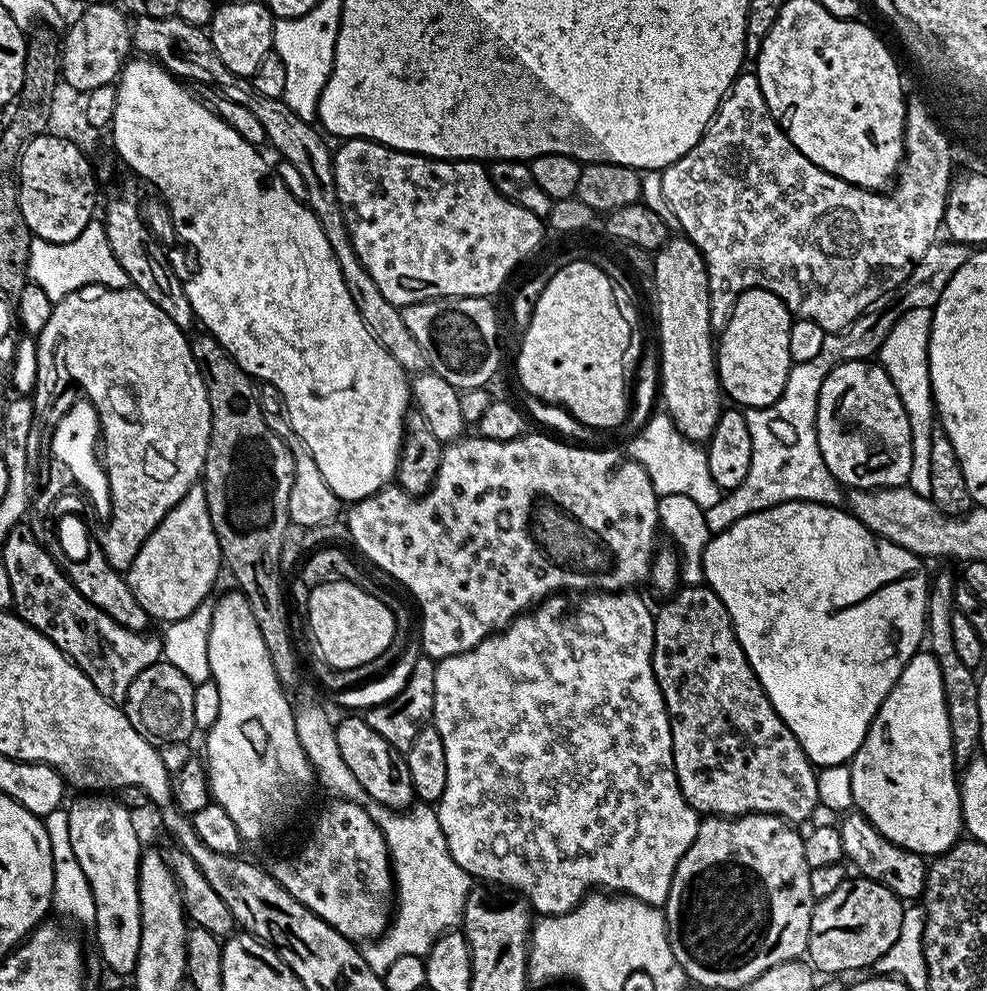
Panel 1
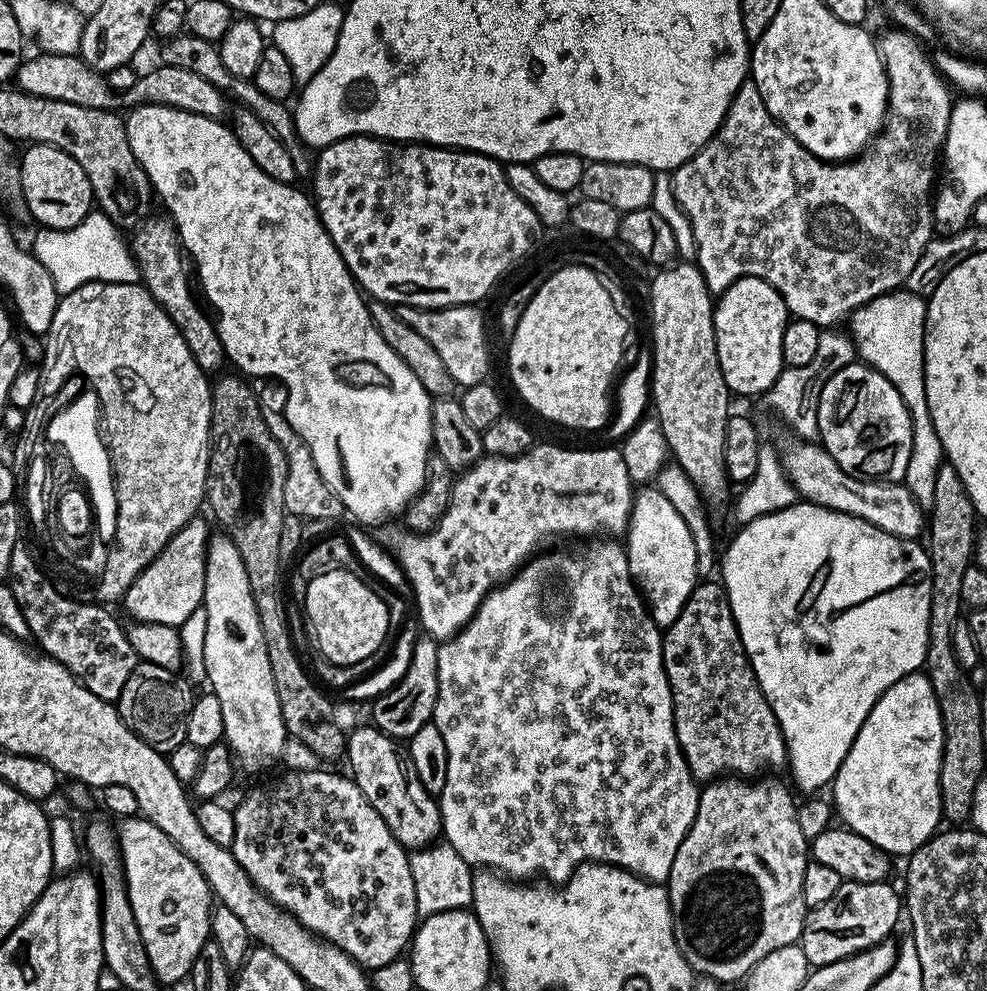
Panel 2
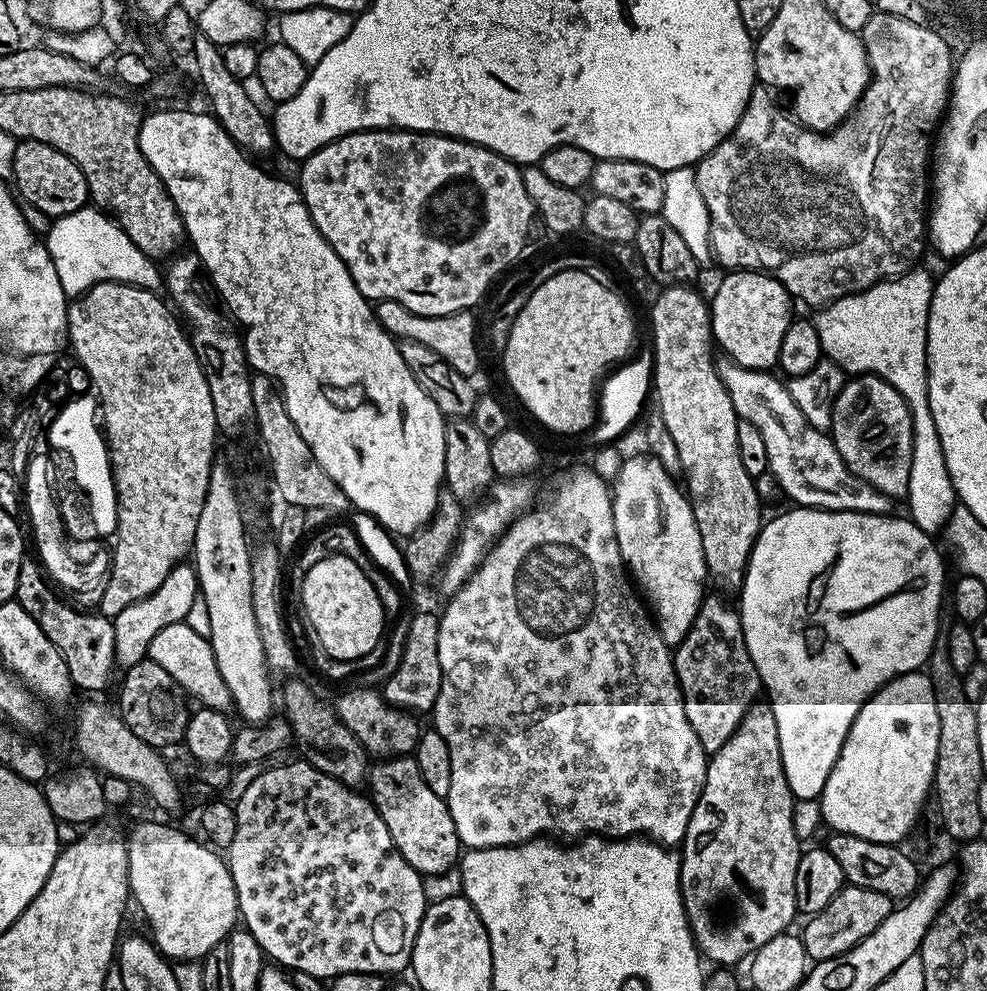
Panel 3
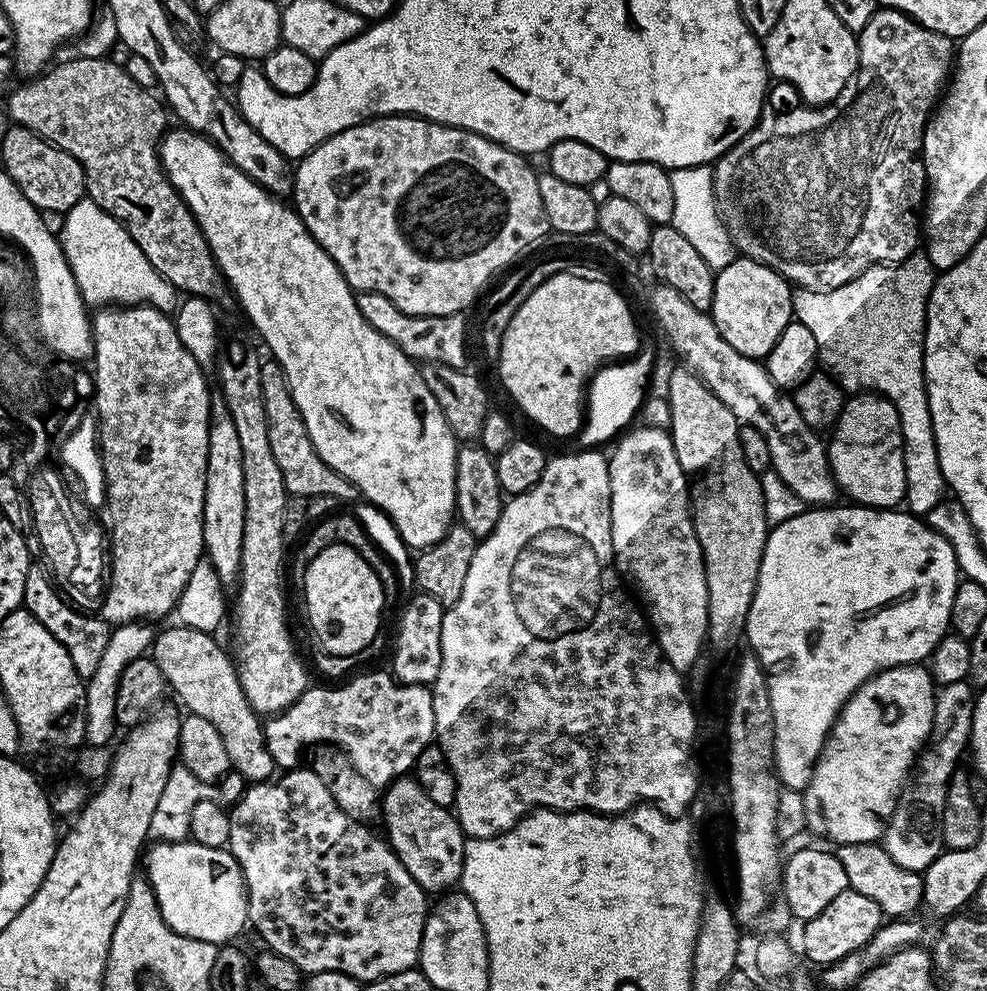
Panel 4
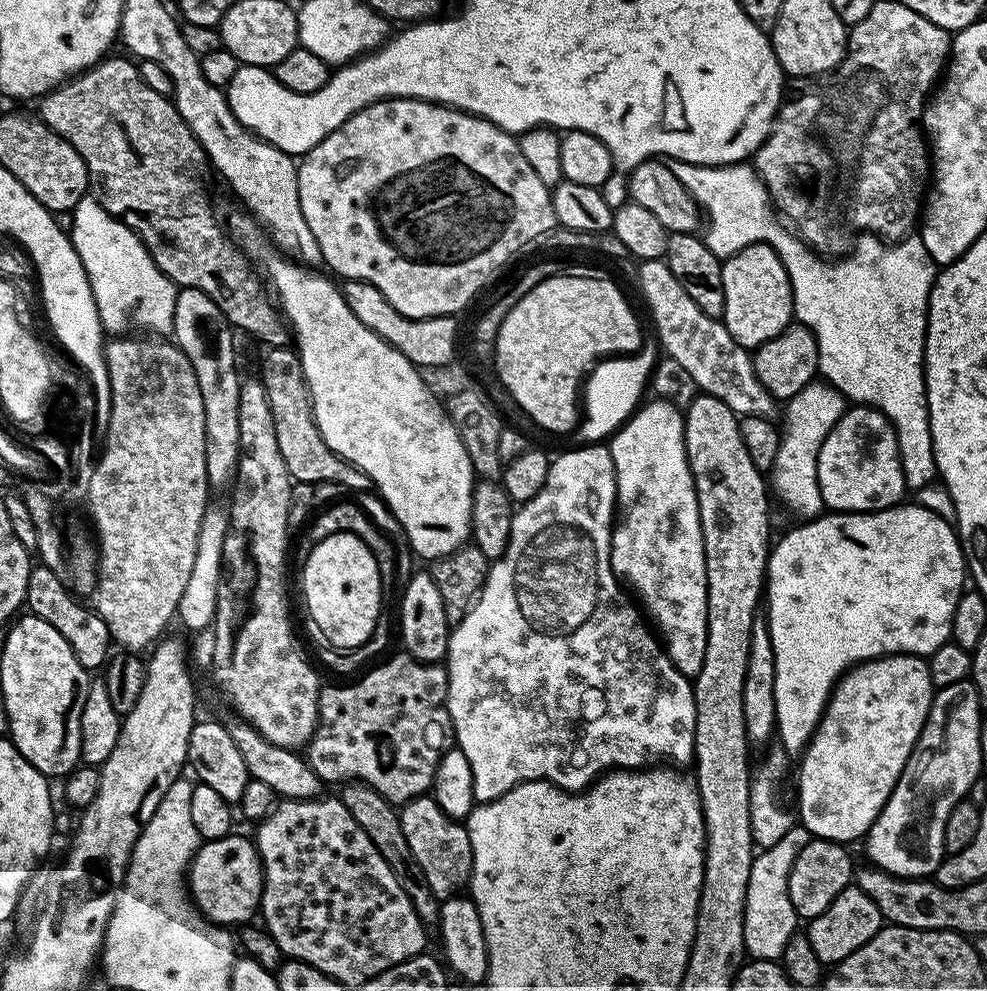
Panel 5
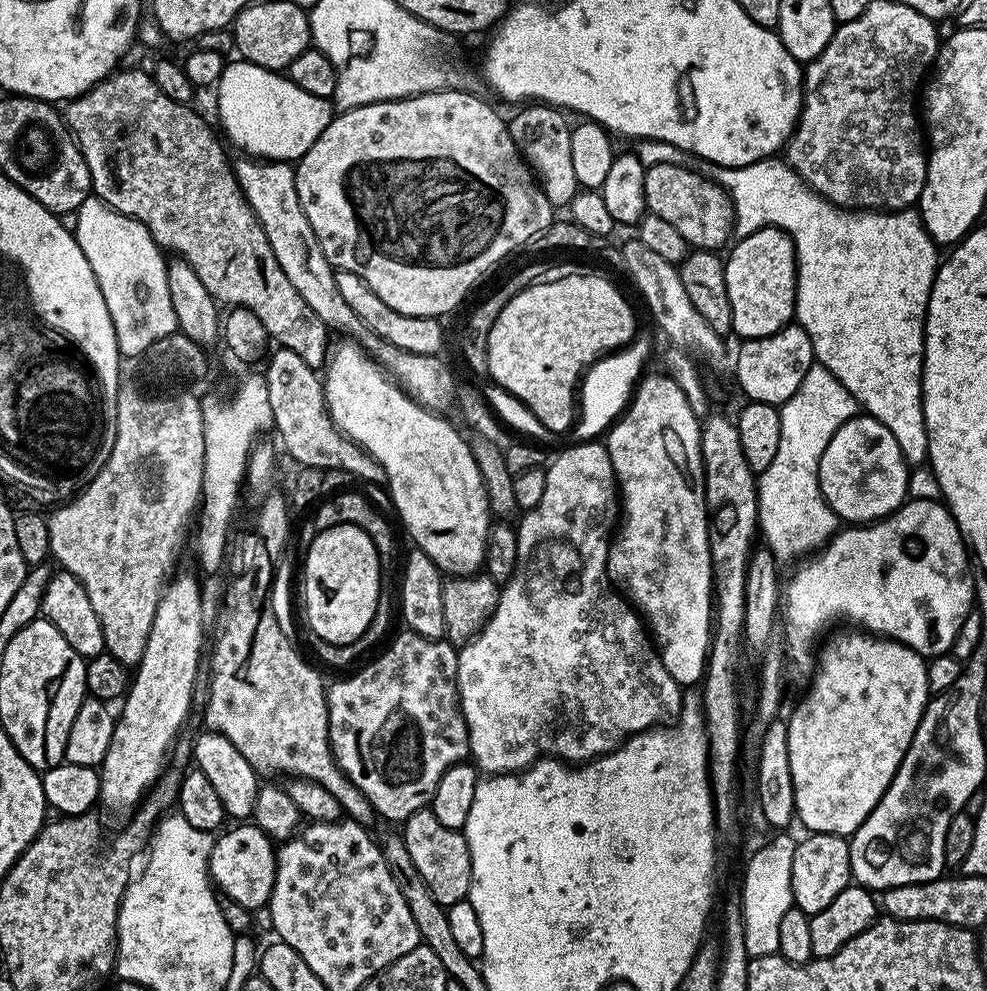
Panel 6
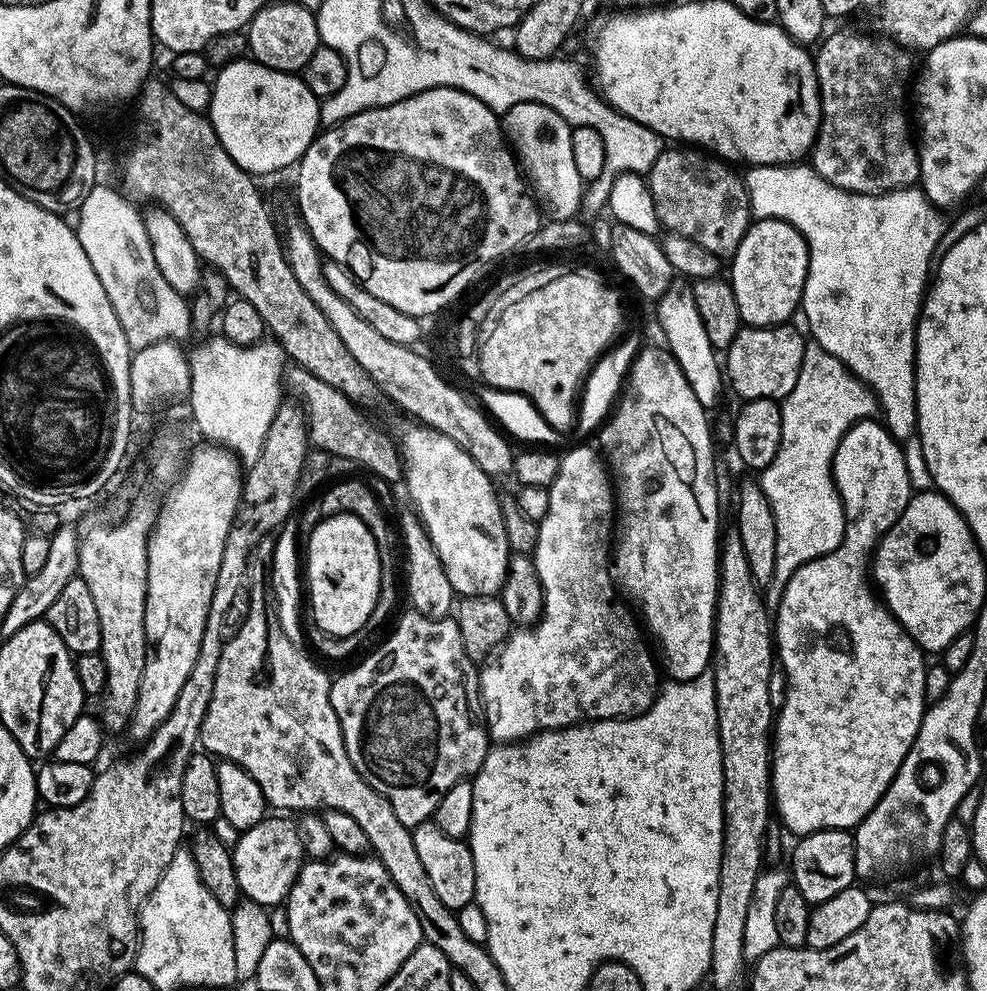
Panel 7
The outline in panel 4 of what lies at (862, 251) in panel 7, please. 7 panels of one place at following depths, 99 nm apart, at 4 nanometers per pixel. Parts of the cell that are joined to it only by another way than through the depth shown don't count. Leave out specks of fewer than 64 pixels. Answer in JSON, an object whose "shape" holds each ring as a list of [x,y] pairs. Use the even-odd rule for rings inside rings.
{"shape":[[[674,168],[670,175],[674,186],[676,211],[672,216],[672,227],[694,245],[694,250],[698,250],[698,255],[706,261],[706,266],[714,270],[726,267],[734,259],[734,245],[732,237],[728,235],[728,227],[720,216],[720,210],[716,207],[716,195],[712,189],[712,168]],[[913,254],[906,257],[900,264],[875,264],[872,268],[867,268],[862,274],[858,274],[858,278],[854,278],[846,286],[838,286],[825,292],[815,292],[813,288],[796,288],[792,293],[792,311],[795,319],[800,320],[802,326],[806,326],[806,330],[810,330],[810,334],[814,334],[814,342],[818,342],[818,350],[820,351],[819,363],[823,365],[828,375],[840,383],[840,387],[844,389],[845,393],[856,394],[861,390],[875,392],[878,396],[885,396],[898,410],[902,434],[904,435],[904,461],[906,462],[906,494],[904,499],[907,511],[921,518],[927,517],[928,512],[934,506],[941,504],[946,496],[944,475],[942,474],[942,466],[938,462],[938,450],[934,442],[934,426],[930,418],[928,391],[924,385],[924,320],[928,316],[928,299],[932,293],[932,285],[935,284],[936,277],[937,273],[934,271],[932,263],[928,261],[927,255]]]}

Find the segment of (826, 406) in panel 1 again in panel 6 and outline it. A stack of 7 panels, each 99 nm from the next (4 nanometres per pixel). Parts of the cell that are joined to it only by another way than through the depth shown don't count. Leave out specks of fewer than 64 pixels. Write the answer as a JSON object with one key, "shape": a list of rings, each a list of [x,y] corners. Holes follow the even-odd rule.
{"shape":[[[857,414],[836,431],[834,438],[830,438],[830,446],[826,446],[816,473],[820,479],[820,493],[841,521],[875,522],[885,516],[891,516],[905,503],[908,496],[909,471],[910,465],[904,461],[904,455],[894,434],[890,434],[890,430],[886,430],[886,426],[882,426],[882,422],[872,416]]]}

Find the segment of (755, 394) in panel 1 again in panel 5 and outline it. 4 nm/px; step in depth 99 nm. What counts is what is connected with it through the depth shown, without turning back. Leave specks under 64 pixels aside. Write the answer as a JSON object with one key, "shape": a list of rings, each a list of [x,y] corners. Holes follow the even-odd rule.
{"shape":[[[745,244],[722,264],[722,290],[724,291],[724,315],[722,323],[726,330],[743,348],[755,350],[762,342],[777,336],[783,328],[793,323],[792,287],[788,272],[780,261],[780,255],[768,244]]]}

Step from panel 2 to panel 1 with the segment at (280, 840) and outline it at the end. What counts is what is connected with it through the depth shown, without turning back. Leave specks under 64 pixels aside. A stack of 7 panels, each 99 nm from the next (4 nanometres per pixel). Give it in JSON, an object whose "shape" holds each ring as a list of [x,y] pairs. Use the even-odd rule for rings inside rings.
{"shape":[[[329,799],[329,804],[316,816],[308,841],[300,848],[297,856],[276,860],[270,864],[272,877],[282,885],[302,906],[306,906],[322,922],[334,926],[338,934],[353,942],[371,942],[387,930],[394,912],[394,877],[392,860],[388,857],[388,847],[379,826],[370,818],[364,804],[352,800]]]}

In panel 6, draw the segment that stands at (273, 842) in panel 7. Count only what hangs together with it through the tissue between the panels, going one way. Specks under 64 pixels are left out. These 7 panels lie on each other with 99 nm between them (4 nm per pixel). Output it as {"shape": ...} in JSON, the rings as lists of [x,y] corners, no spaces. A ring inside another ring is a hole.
{"shape":[[[240,822],[236,826],[229,832],[221,831],[215,837],[208,871],[213,885],[227,899],[249,910],[263,909],[272,896],[272,887],[276,881],[276,848],[267,833],[255,823]]]}

